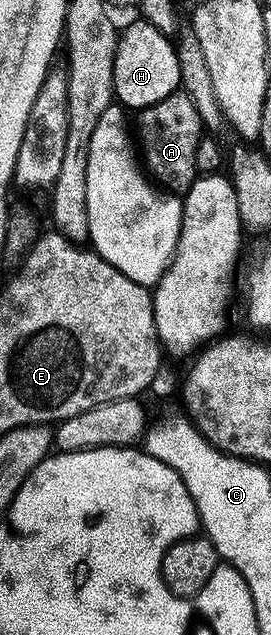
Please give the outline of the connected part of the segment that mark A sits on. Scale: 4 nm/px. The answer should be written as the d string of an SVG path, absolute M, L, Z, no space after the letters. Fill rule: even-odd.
M178 92L172 94L167 100L140 111L138 118L141 119L135 122L135 134L139 139L144 169L166 191L178 196L188 194L189 189L197 183L199 177L196 156L203 137L203 130L201 130L203 119L198 103L193 103L185 92ZM143 153L145 153L145 158Z

